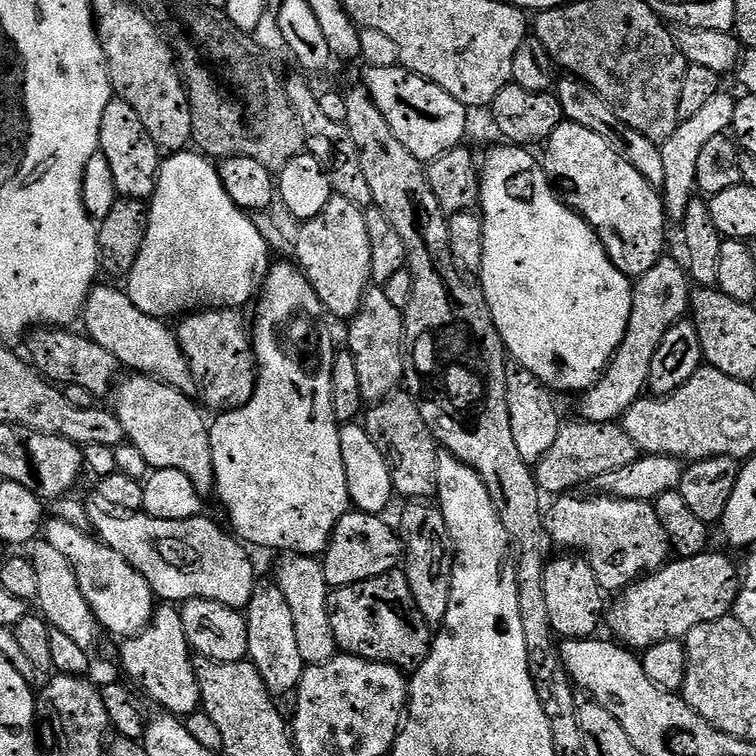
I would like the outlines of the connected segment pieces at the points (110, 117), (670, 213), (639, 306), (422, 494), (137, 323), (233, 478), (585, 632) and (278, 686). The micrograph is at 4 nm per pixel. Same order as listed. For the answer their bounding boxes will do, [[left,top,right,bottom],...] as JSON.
[[100,98,162,201],[660,91,736,222],[579,259,690,424],[362,394,441,502],[82,287,197,394],[208,263,350,557],[544,554,606,640],[246,579,306,698]]

